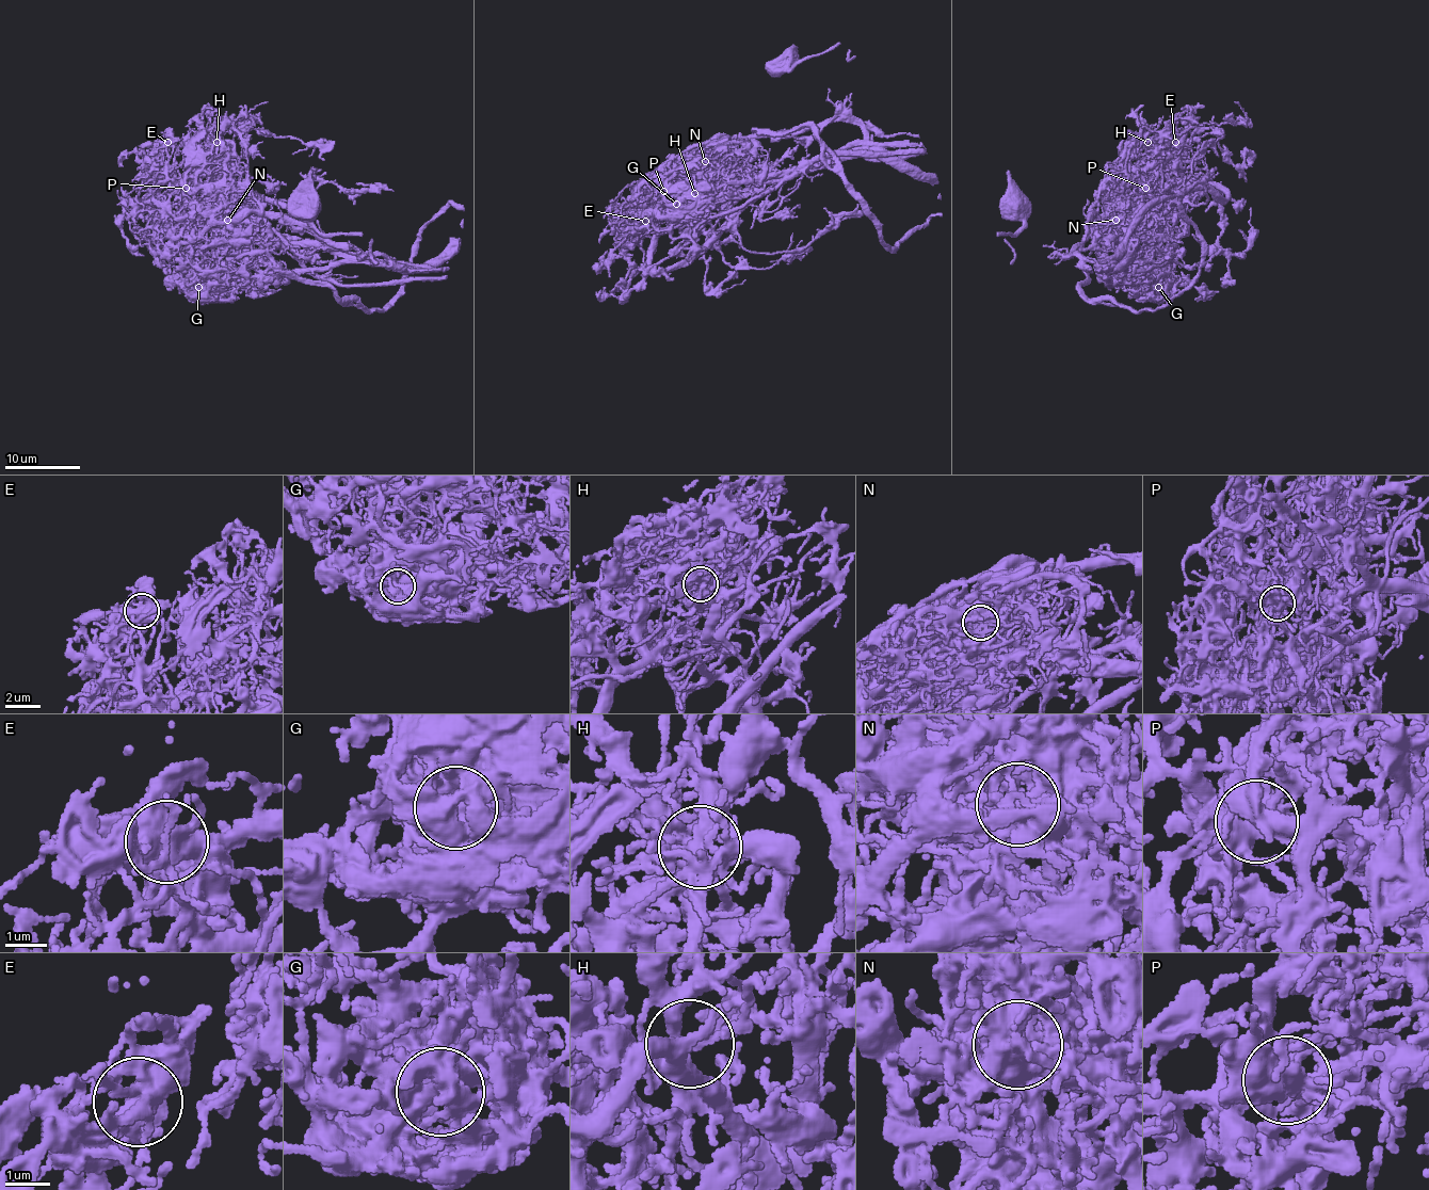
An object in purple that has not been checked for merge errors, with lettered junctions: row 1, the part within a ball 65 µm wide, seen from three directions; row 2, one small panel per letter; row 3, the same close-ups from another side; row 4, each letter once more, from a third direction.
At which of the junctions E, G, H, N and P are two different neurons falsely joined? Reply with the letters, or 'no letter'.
E, G, N

